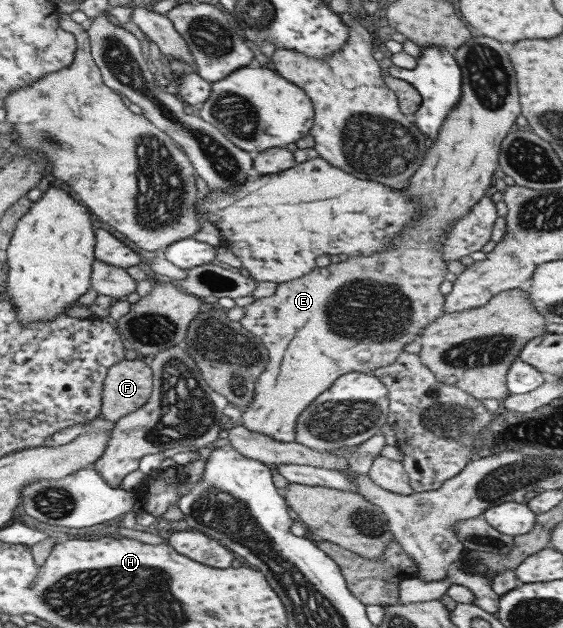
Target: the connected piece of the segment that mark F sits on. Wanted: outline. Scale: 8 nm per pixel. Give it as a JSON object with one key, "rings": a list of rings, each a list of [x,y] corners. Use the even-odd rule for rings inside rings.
{"rings":[[[123,359],[106,376],[106,403],[100,417],[116,422],[148,401],[152,389],[152,369],[142,360]]]}

